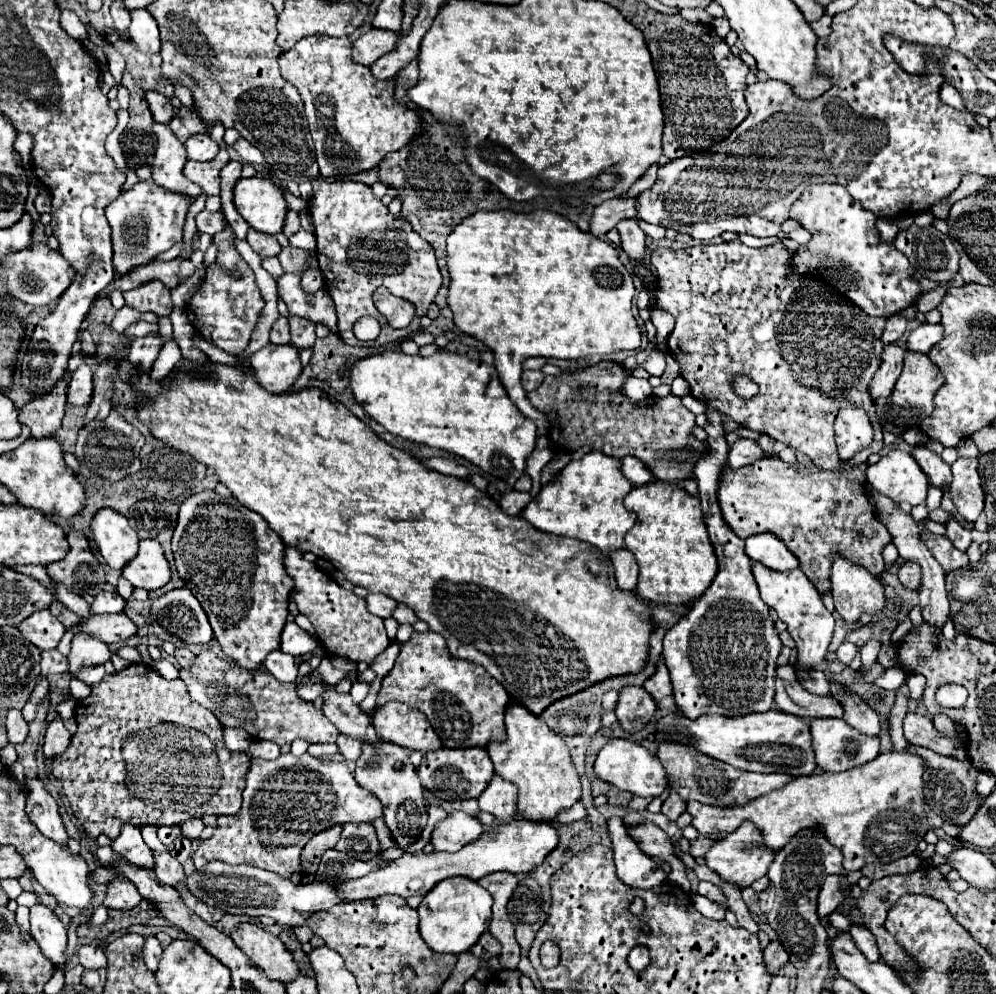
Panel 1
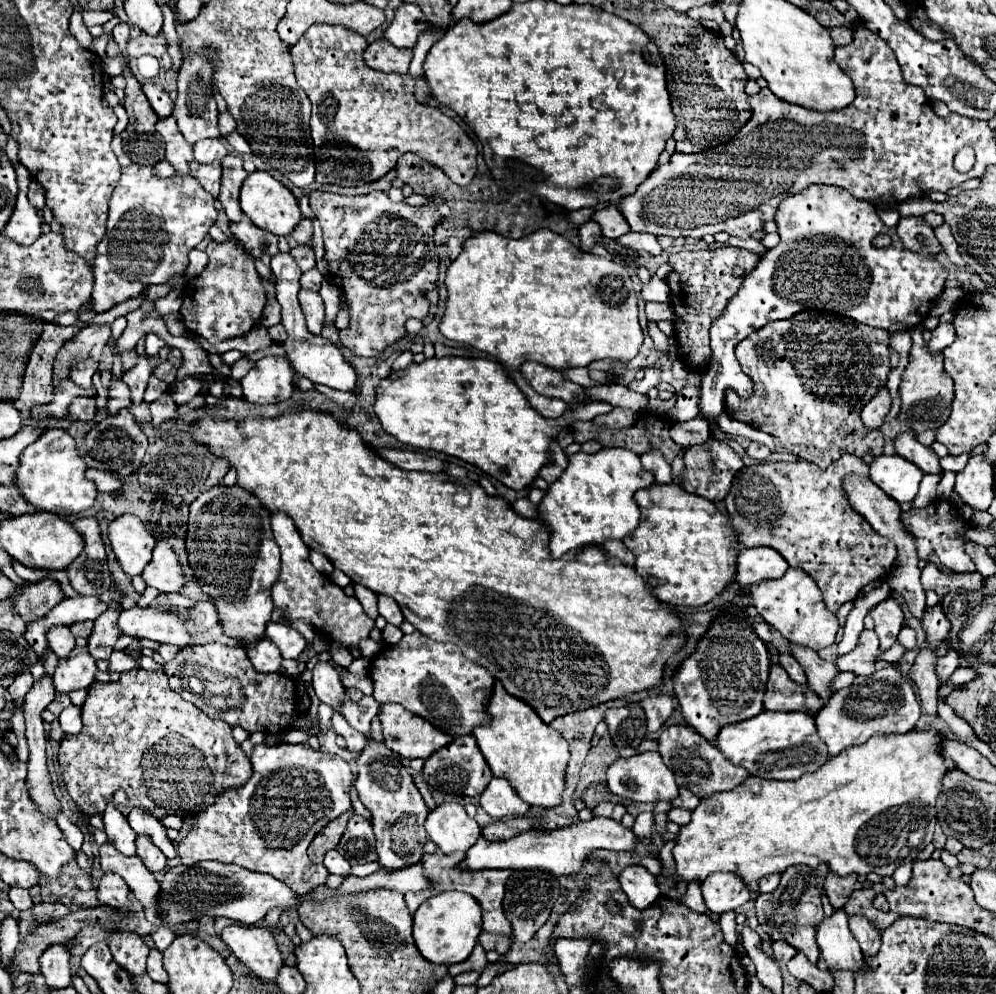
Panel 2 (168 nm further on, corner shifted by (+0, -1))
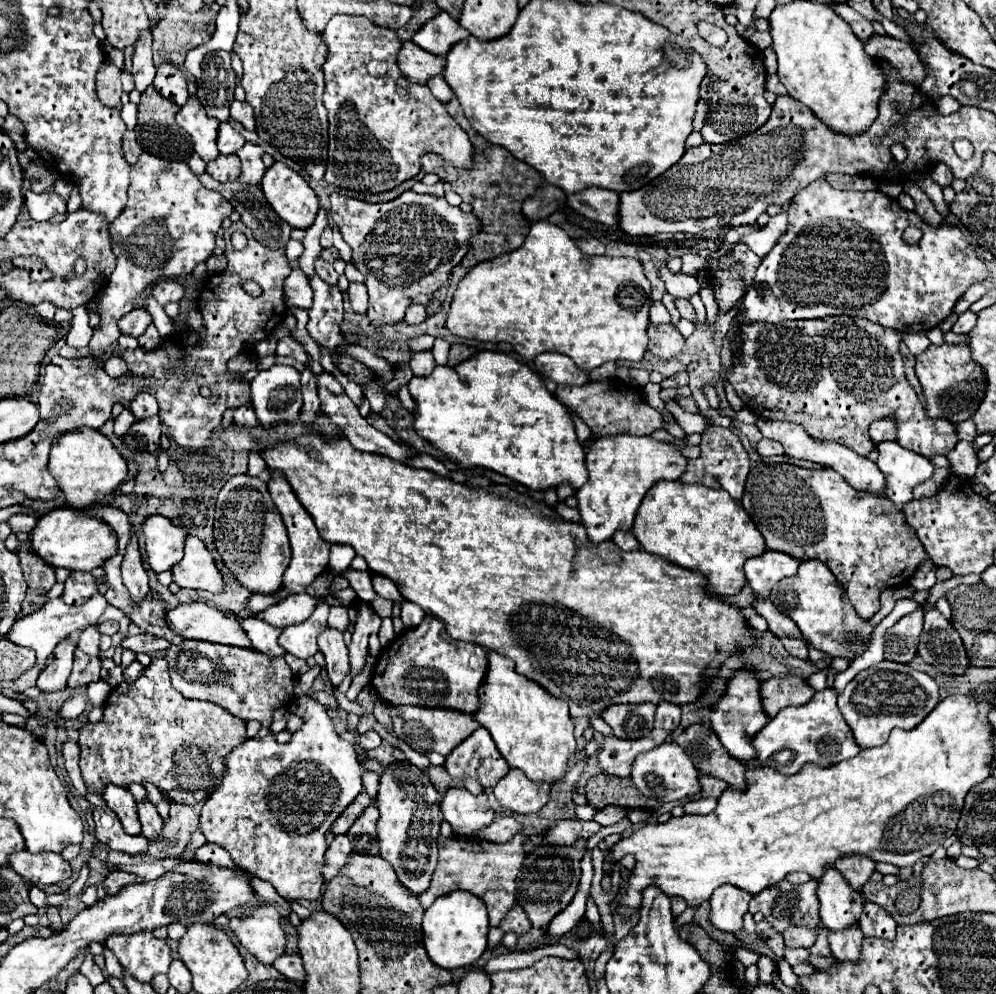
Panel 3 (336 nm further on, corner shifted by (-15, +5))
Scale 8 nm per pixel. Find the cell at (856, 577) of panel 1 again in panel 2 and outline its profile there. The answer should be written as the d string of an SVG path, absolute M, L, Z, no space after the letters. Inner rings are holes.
M885 599L879 605L875 605L875 609L871 611L873 619L875 619L875 633L879 635L879 649L887 651L895 641L897 635L901 631L901 623L903 623L903 611L901 605L893 599Z

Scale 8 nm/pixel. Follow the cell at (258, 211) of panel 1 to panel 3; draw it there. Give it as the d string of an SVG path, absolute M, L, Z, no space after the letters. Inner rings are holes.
M284 163L266 169L260 187L272 209L296 229L308 229L318 213L318 197L310 185Z

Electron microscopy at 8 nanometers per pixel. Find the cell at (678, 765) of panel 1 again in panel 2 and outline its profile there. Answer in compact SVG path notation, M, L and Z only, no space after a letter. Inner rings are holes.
M669 725L661 731L659 737L659 753L665 761L665 765L673 771L675 781L679 787L687 787L697 797L709 797L717 791L731 791L737 785L743 783L743 779L749 775L743 767L737 767L717 751L713 743L703 739L695 729L689 725Z

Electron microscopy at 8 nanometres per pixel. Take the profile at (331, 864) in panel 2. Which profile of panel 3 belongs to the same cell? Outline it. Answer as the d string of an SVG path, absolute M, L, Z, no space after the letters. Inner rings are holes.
M336 835L334 841L330 843L328 851L326 851L326 865L324 865L324 879L332 881L342 867L348 863L352 855L352 845L348 841L346 835Z

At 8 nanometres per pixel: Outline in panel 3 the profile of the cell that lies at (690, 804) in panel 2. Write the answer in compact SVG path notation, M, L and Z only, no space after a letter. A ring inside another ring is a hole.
M700 775L700 783L702 783L702 797L712 797L712 799L718 799L720 793L728 787L724 781L708 775Z

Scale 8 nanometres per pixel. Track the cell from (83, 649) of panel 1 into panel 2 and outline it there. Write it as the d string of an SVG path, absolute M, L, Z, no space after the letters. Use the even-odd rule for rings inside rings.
M117 585L111 587L111 603L109 603L109 611L105 611L105 615L101 615L95 621L95 629L91 633L91 637L87 639L87 647L89 653L95 659L109 659L109 655L113 653L113 645L119 639L121 631L117 627L117 615L121 611L121 589Z

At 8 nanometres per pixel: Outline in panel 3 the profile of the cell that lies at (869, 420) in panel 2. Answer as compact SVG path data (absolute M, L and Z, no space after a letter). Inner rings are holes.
M892 417L878 419L870 425L870 437L874 443L882 441L896 441L896 421Z

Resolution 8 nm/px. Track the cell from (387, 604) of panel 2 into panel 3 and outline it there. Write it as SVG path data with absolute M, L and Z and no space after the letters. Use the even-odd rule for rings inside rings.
M372 575L372 581L374 581L374 589L376 589L376 593L380 595L380 597L384 597L384 599L388 599L388 601L392 601L392 603L404 603L404 597L400 595L400 591L398 591L398 587L392 583L392 581L388 581L388 577L380 577L380 575Z

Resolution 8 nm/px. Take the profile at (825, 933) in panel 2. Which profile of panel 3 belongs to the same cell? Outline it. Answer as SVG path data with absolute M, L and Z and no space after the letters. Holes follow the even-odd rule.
M836 869L820 879L816 893L820 899L820 919L828 931L844 931L858 925L864 899L860 891L852 889L844 877L836 873Z

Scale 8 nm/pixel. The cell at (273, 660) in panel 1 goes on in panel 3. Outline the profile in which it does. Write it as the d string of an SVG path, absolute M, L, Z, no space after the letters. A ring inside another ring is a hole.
M248 617L242 621L242 629L246 631L252 647L268 657L282 657L286 651L278 645L278 635L280 635L280 629L260 621L260 619L254 619L254 617Z

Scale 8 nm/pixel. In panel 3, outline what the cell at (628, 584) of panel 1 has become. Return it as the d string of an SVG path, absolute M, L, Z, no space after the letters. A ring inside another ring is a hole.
M618 531L612 539L614 539L614 543L616 543L622 551L636 551L636 549L640 549L638 539L636 539L630 531Z

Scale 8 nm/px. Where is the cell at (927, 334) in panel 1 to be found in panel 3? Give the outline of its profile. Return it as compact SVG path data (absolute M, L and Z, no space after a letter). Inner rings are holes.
M966 311L966 313L962 313L962 315L958 317L958 321L954 323L952 331L958 333L958 335L966 335L966 333L972 331L974 325L976 325L976 315L974 315L972 311Z

